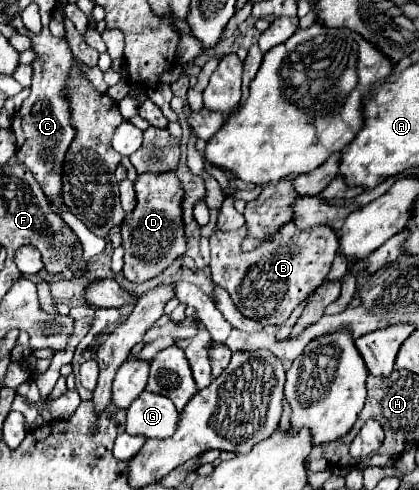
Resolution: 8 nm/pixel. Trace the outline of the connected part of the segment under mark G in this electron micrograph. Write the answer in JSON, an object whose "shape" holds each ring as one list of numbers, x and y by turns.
{"shape":[[143,391,127,409,125,431,145,439,167,439,175,433,179,413,171,399]]}

